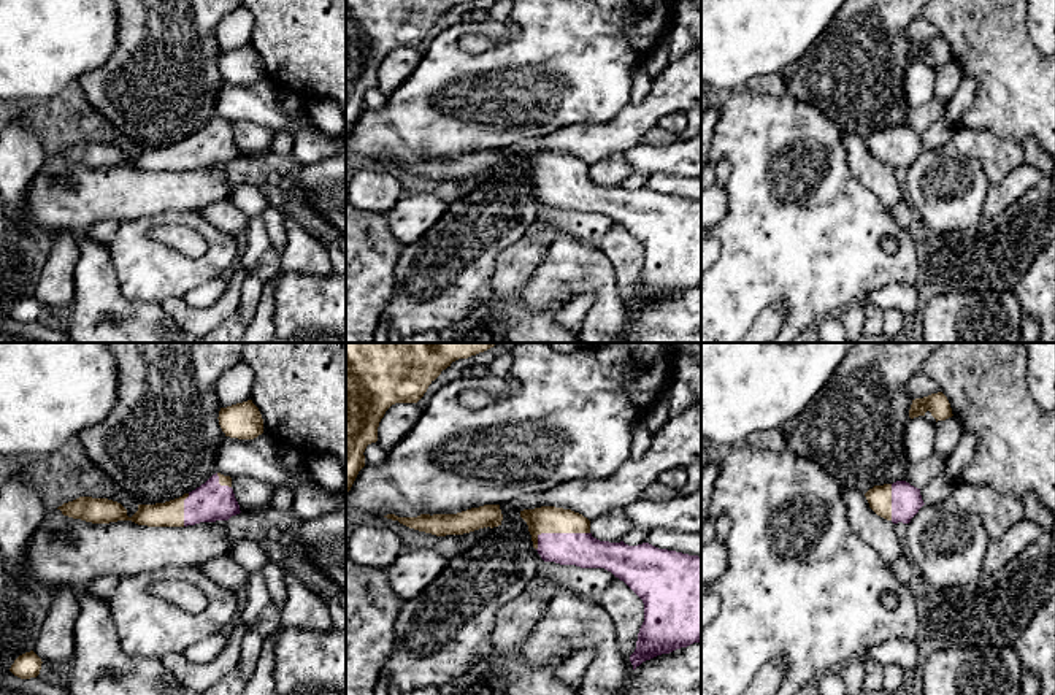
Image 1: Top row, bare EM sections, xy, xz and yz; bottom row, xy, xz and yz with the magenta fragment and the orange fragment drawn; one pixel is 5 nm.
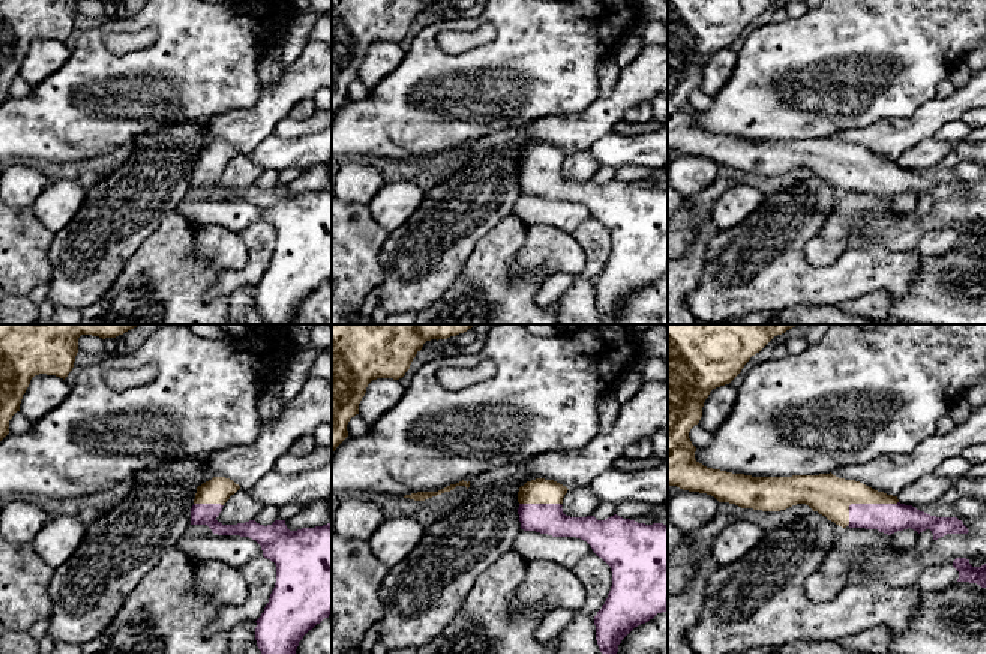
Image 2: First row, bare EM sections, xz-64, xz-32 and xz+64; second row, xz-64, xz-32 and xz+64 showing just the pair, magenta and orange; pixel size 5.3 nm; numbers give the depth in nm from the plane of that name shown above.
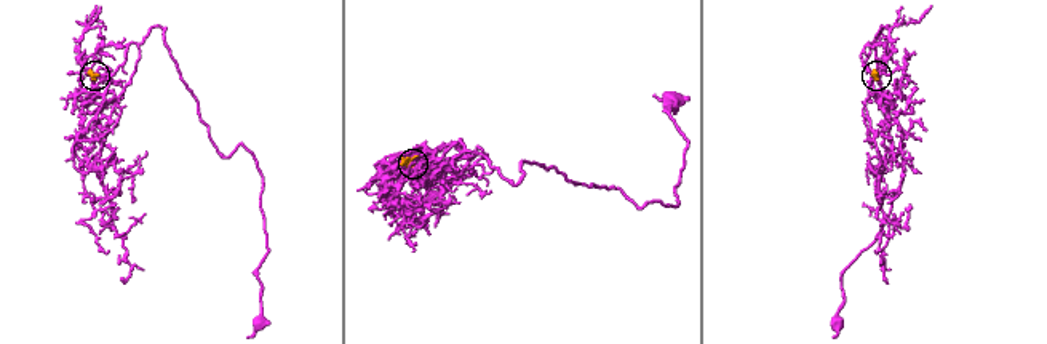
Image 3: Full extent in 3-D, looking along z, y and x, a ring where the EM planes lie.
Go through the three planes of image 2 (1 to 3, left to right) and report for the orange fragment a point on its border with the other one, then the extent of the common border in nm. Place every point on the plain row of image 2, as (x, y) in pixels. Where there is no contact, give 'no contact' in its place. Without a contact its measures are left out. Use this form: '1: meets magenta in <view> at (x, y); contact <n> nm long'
1: meets magenta in xz-64 at (209, 168); contact 160 nm long
2: meets magenta in xz-32 at (541, 168); contact 220 nm long
3: meets magenta in xz+64 at (863, 168); contact 300 nm long

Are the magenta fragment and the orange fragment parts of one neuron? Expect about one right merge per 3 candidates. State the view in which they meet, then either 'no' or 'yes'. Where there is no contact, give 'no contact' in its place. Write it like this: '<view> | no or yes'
xz | yes

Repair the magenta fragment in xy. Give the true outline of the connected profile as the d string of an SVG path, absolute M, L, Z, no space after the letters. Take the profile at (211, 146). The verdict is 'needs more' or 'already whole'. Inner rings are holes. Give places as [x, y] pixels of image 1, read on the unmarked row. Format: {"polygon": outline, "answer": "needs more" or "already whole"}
{"polygon": "M213 119L205 129L179 143L138 149L138 156L129 162L127 154L108 143L79 141L63 148L57 154L63 160L92 168L132 165L148 171L187 171L200 167L228 165L240 159L240 149L232 133L232 122Z", "answer": "needs more"}

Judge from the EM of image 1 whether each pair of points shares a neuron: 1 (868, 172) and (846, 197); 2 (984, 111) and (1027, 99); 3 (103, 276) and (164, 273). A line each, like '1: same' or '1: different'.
1: different
2: same
3: different

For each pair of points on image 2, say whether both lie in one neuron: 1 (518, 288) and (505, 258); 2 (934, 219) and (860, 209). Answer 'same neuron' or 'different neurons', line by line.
1: same neuron
2: same neuron

